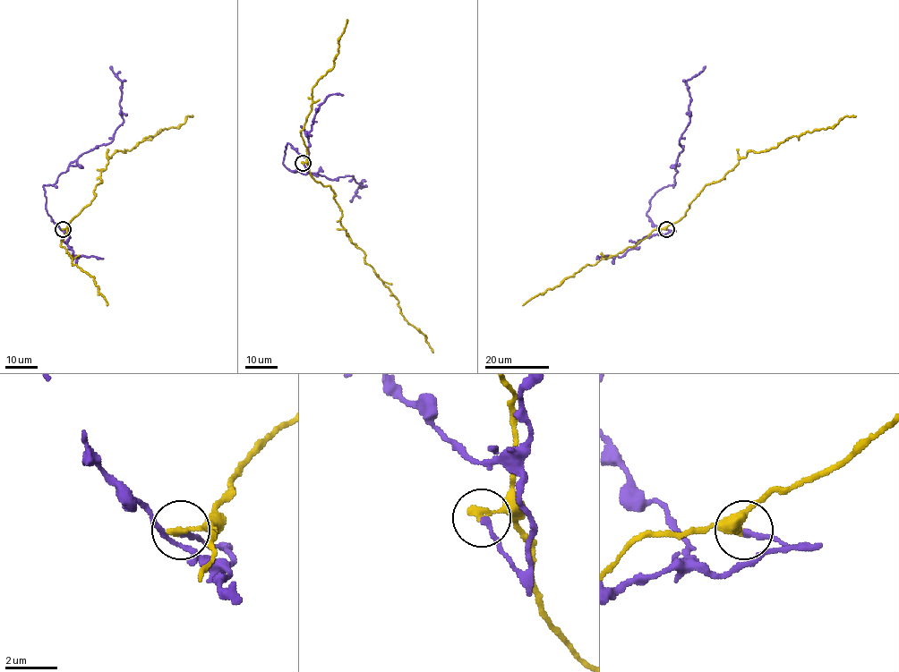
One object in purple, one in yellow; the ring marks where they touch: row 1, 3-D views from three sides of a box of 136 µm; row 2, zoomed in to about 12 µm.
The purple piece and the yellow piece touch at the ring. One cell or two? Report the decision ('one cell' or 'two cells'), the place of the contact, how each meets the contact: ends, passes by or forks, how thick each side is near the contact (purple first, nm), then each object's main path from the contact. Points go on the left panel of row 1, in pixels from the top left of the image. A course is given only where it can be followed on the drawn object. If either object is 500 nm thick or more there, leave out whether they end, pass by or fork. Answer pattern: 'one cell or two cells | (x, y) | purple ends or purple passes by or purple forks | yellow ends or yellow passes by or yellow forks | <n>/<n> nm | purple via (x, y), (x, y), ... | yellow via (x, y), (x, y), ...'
two cells | (63, 229) | purple ends | yellow ends | 200/300 nm | purple via (64, 229), (46, 209), (43, 186), (109, 142), (123, 123), (122, 82), (111, 66) | yellow via (63, 229), (90, 203), (101, 182), (100, 174), (115, 151), (130, 150), (144, 138), (179, 128), (193, 115)

